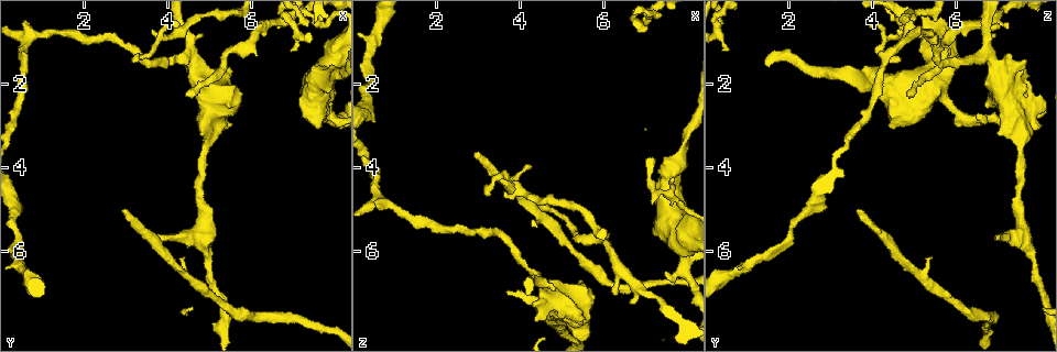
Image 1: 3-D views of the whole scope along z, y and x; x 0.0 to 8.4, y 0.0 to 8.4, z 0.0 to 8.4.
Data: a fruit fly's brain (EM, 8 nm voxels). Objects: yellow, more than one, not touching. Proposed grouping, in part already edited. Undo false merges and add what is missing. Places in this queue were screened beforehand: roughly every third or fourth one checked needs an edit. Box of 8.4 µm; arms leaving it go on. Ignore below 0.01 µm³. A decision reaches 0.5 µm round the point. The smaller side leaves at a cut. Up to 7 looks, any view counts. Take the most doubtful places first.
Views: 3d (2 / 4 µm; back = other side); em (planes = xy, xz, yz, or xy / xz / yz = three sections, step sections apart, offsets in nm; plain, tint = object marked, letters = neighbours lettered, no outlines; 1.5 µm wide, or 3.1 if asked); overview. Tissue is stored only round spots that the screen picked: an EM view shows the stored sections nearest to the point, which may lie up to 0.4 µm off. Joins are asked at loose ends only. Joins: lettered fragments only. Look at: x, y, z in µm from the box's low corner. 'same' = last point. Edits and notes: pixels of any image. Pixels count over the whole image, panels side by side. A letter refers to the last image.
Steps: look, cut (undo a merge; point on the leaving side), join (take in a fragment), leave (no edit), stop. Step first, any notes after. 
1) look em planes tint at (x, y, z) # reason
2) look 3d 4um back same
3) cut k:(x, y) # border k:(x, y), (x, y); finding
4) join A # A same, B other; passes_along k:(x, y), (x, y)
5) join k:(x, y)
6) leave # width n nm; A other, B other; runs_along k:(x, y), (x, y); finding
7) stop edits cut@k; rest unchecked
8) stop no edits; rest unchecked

look 3d 2um at (2.90, 5.05, 3.60)

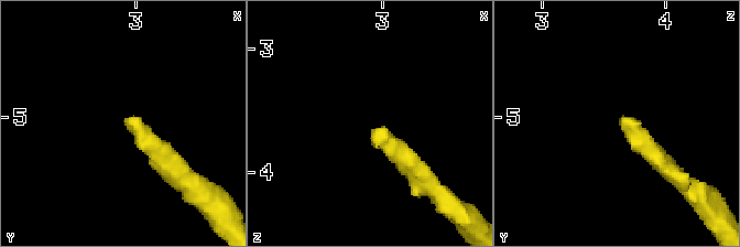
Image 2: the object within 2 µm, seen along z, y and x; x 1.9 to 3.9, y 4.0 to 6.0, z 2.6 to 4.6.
look em yz step 8 letters at (2.96, 5.00, 3.64) # now the EM

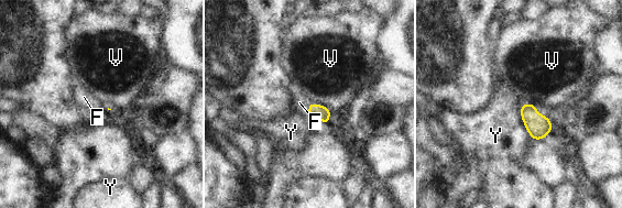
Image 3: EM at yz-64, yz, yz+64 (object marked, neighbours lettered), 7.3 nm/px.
join F # F same, V other, Y other; it goes on there

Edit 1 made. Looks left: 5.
look overview # see it whole again

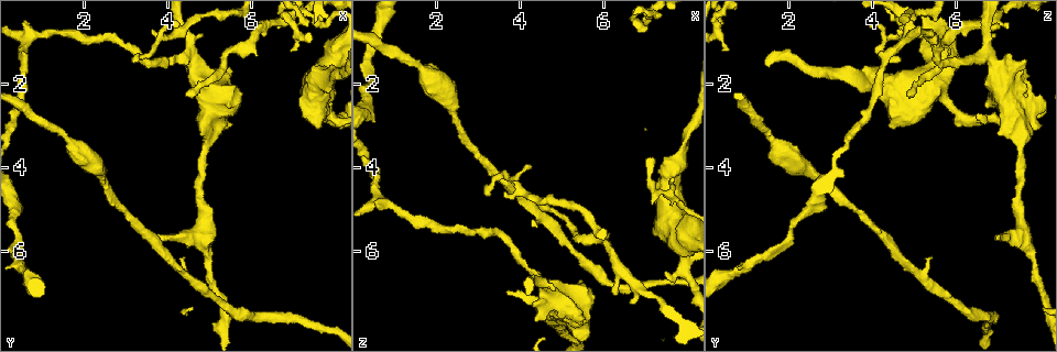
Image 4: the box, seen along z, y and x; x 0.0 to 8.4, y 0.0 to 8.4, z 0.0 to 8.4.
look em planes letters at (5.45, 1.60, 7.65) # free end

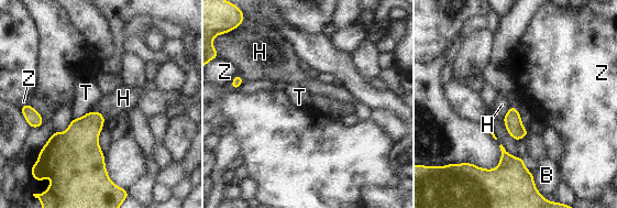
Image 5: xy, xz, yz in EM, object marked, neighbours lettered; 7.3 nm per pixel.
leave # B other, H other, T other, Z other; border 5:(88, 111), (73, 119); no lettered fragment goes on from it

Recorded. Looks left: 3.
stop edits join@3; rest unchecked

